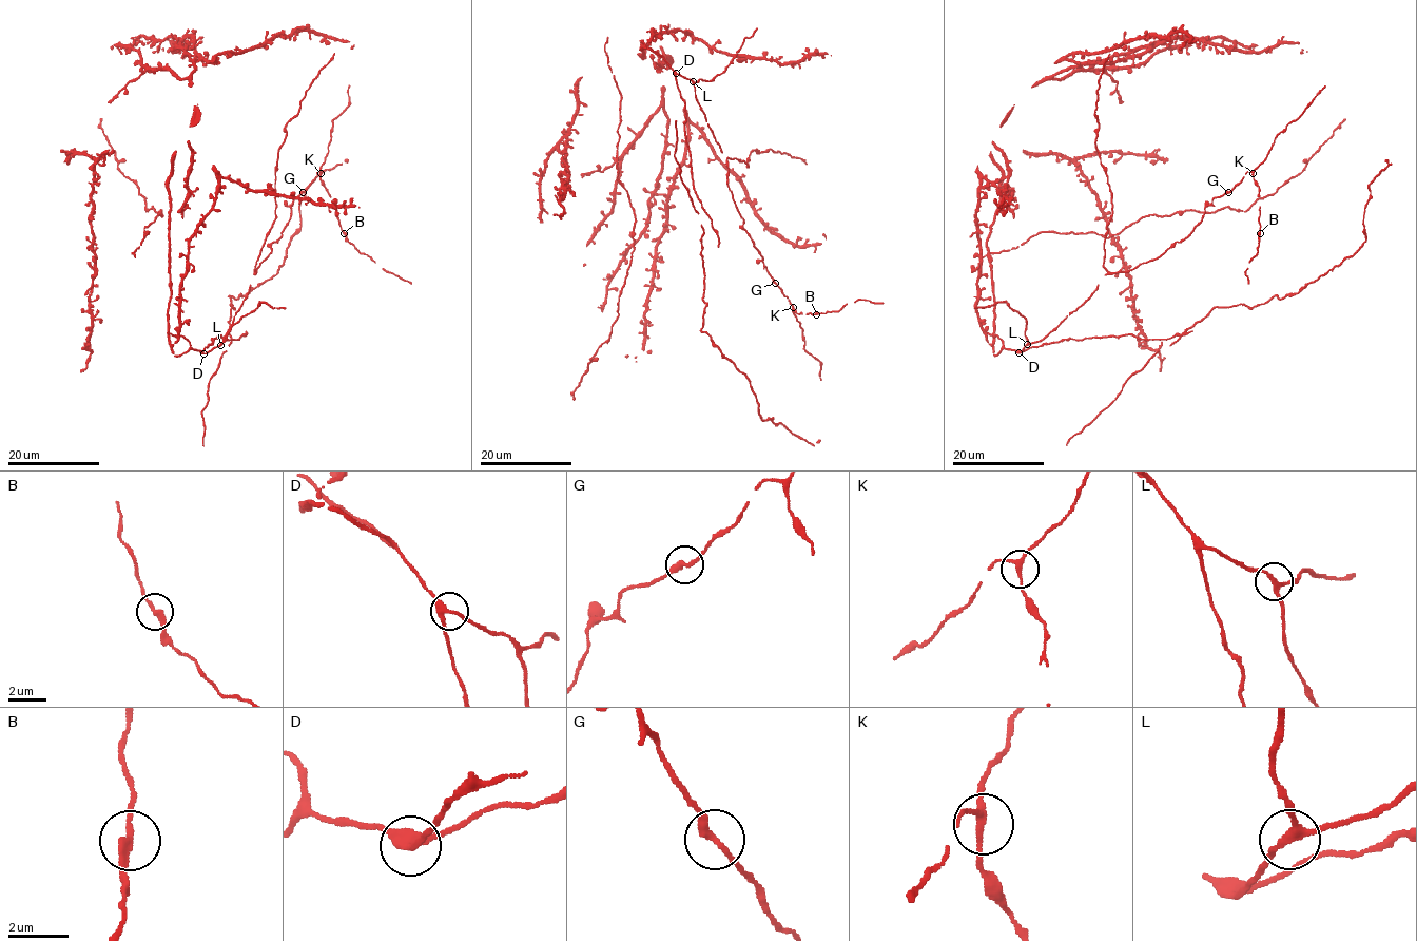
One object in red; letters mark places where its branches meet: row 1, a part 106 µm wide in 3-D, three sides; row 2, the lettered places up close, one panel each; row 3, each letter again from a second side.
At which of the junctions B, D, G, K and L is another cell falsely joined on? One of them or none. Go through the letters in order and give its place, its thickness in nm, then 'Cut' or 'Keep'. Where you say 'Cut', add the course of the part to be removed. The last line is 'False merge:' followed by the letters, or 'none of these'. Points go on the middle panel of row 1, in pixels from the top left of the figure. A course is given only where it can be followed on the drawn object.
B: Place: (816, 314). Thickness 240 nm. Keep
D: Place: (676, 73). Thickness 300 nm. Keep
G: Place: (775, 283). Thickness 260 nm. Keep
K: Place: (793, 307). Thickness 190 nm. Keep
L: Place: (693, 81). Thickness 200 nm. Keep
False merge: none of these

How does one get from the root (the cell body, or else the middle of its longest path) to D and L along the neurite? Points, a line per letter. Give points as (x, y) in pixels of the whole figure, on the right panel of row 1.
D: (990, 270), (994, 354), (1003, 348), (1018, 352)
L: (990, 270), (994, 354), (1003, 348), (1018, 352), (1027, 345)

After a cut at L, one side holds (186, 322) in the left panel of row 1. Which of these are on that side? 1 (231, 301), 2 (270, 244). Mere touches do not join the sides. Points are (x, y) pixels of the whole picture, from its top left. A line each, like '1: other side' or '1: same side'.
1: other side
2: same side

